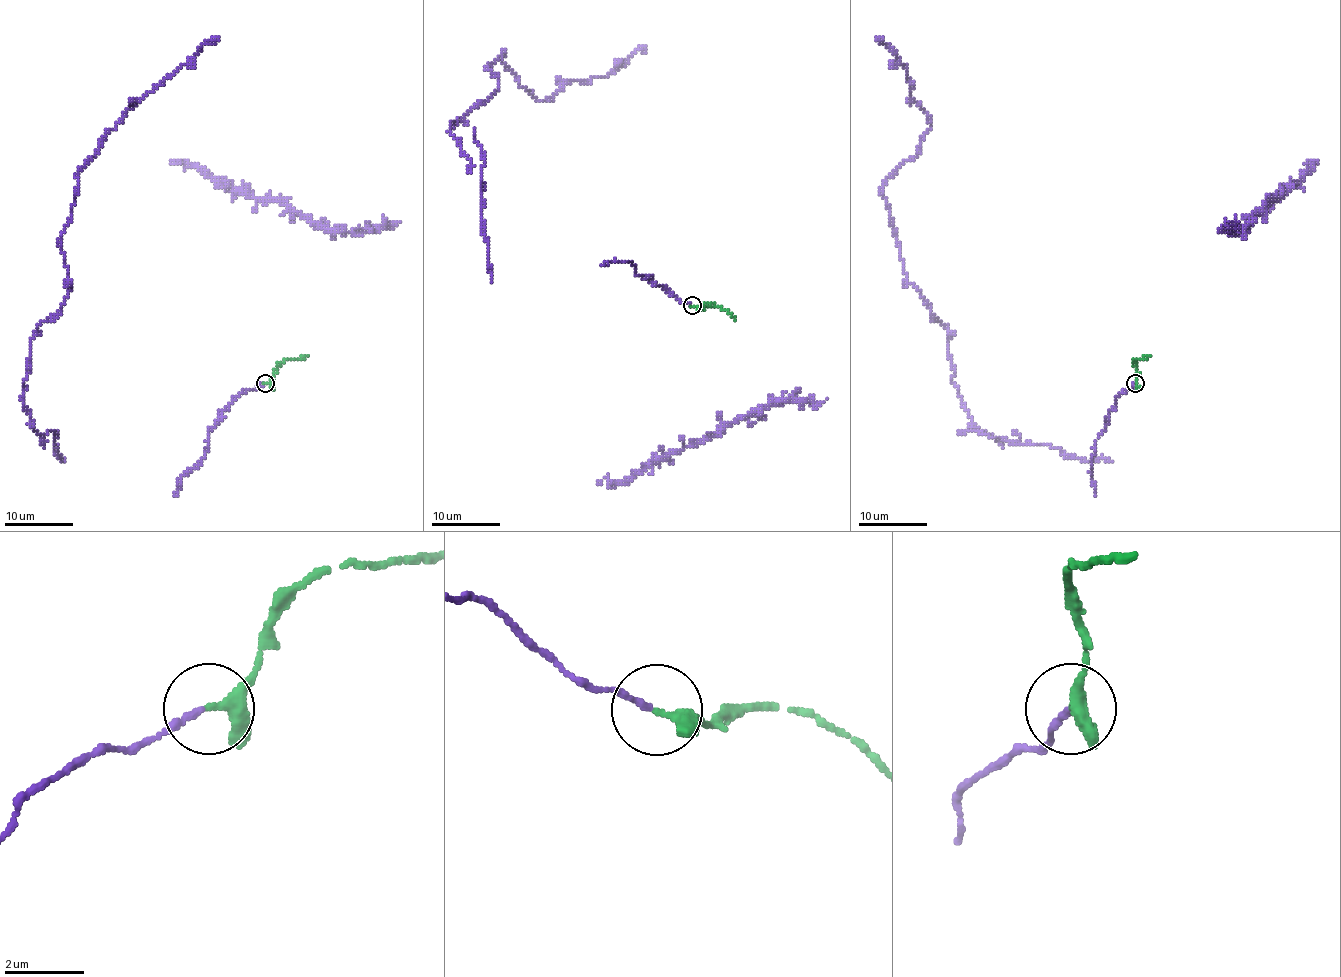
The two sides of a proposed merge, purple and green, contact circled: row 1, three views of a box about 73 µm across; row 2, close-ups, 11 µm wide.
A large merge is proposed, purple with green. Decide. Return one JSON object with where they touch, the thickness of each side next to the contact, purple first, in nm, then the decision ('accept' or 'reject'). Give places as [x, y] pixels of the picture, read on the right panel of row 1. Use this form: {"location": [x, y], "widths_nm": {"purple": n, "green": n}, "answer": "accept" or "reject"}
{"location": [1135, 383], "widths_nm": {"purple": 140, "green": 260}, "answer": "accept"}

